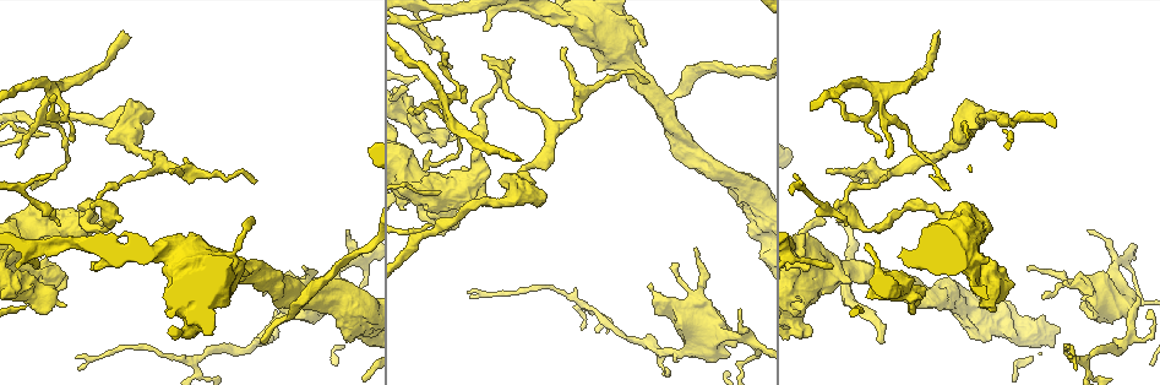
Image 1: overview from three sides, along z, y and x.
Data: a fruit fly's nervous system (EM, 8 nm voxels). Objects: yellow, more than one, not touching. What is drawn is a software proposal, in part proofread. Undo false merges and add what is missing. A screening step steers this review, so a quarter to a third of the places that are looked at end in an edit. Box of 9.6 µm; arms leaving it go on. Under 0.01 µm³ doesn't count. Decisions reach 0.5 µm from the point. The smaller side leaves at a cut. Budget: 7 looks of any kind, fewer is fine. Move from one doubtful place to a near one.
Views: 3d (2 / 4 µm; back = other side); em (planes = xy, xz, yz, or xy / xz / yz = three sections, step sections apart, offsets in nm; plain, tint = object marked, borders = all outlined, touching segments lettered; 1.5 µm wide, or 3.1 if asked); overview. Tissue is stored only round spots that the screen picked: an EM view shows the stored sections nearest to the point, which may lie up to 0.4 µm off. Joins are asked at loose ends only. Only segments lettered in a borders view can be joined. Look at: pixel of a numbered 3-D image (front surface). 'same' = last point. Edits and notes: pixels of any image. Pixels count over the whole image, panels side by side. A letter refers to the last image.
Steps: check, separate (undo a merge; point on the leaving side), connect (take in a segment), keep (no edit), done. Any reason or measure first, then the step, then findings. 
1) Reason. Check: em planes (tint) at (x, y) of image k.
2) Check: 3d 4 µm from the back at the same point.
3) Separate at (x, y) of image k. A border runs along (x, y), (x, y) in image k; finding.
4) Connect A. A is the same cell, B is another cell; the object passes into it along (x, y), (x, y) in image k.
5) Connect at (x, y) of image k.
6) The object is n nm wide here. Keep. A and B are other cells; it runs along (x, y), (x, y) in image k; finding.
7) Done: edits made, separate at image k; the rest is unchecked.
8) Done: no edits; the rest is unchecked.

Abrupt turn. Check: em xz step 4 (borders) at (492, 67) of image 1.

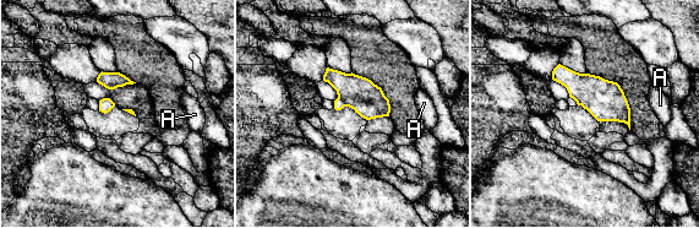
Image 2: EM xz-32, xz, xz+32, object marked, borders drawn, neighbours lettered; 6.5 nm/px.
Separate at (339, 104) of image 2. A is another cell; a border runs along (338, 97), (347, 106) in image 2; two cells meet here.

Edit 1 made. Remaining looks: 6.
See it whole again. Check: overview.

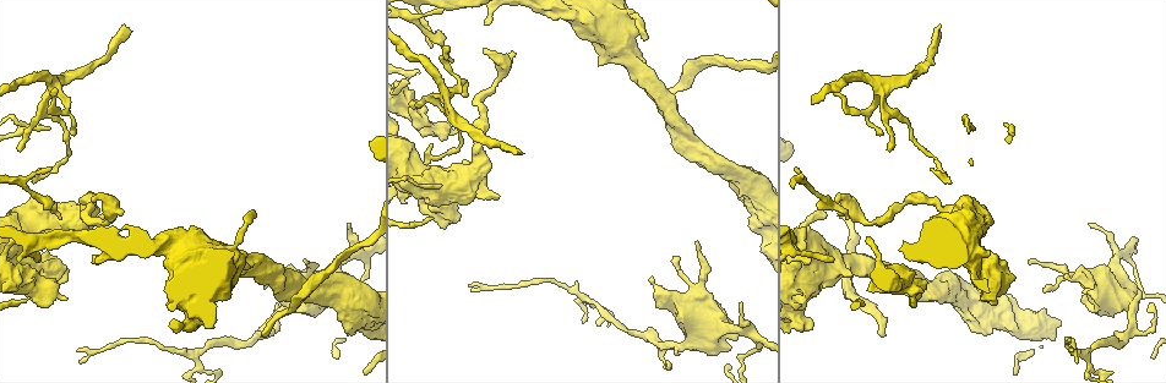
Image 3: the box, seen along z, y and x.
Check: 3d 4 µm at (65, 298) of image 3.

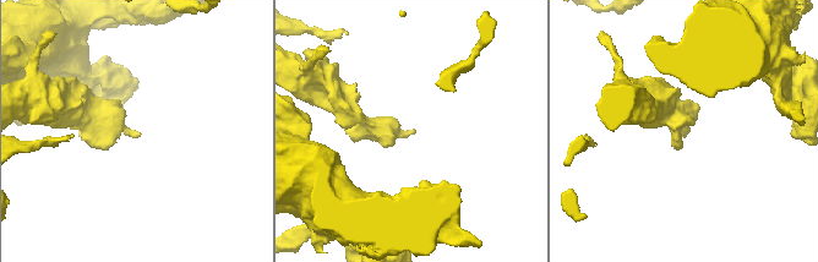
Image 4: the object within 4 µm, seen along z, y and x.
Check: em planes (borders) at (685, 137) of image 4.

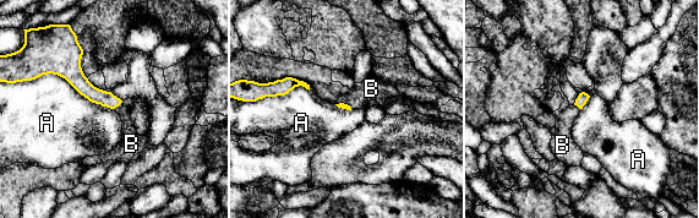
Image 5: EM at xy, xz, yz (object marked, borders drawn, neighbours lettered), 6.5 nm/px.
Connect B. B is the same cell, A is another cell; the object passes into it along (83, 87), (116, 105), (131, 140) in image 5; it goes on there.

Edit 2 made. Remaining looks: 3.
Redraw. Check: overview.

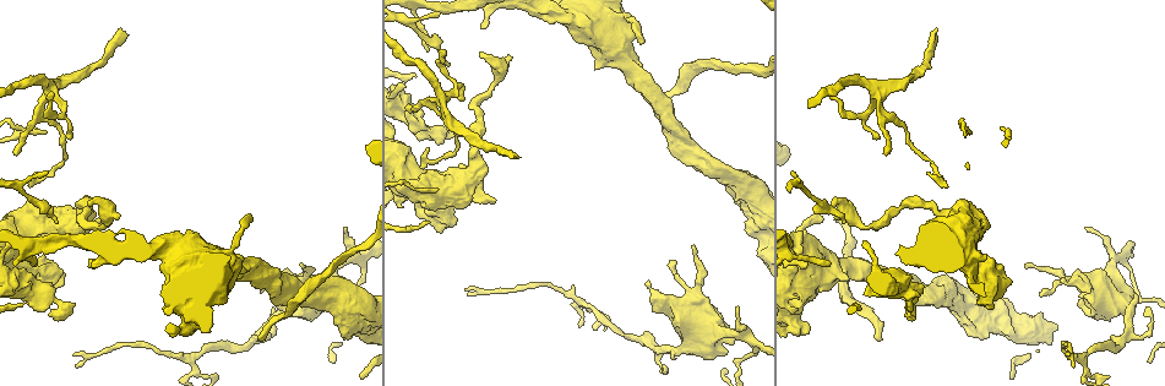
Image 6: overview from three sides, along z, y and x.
Tapers out. Check: em xz step 8 (borders) at (936, 36) of image 6.

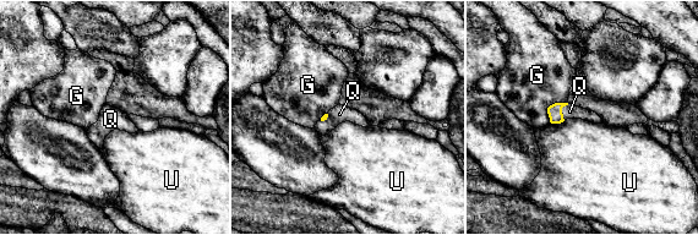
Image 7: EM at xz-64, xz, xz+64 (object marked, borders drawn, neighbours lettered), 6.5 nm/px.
The longest contact is with G, 180 nm. Connect Q. Q is the same cell, G and U are other cells; the object passes into it along (555, 111), (561, 110), (570, 111) in image 7; the cell continues.

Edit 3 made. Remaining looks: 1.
Done: edits made, separate at image 2, connect at image 5, connect at image 7; the rest is unchecked.

